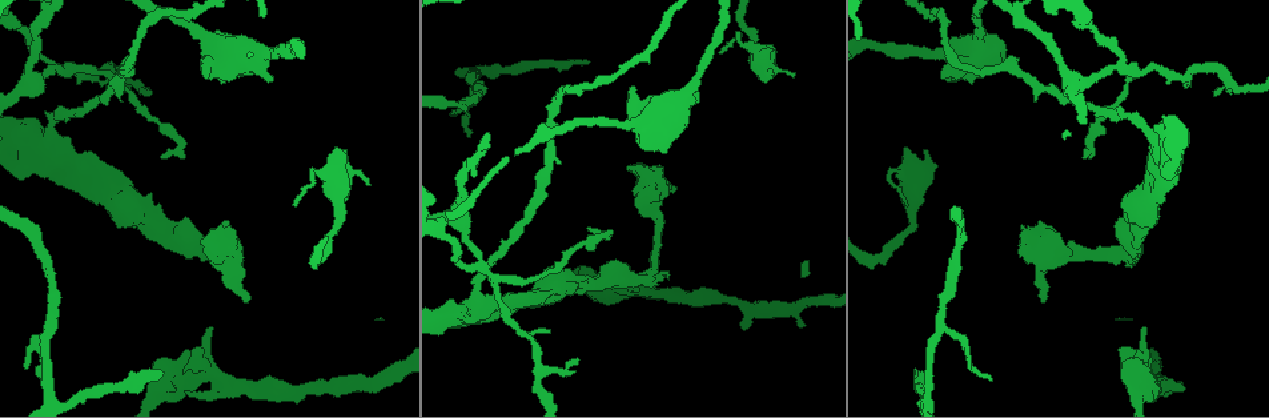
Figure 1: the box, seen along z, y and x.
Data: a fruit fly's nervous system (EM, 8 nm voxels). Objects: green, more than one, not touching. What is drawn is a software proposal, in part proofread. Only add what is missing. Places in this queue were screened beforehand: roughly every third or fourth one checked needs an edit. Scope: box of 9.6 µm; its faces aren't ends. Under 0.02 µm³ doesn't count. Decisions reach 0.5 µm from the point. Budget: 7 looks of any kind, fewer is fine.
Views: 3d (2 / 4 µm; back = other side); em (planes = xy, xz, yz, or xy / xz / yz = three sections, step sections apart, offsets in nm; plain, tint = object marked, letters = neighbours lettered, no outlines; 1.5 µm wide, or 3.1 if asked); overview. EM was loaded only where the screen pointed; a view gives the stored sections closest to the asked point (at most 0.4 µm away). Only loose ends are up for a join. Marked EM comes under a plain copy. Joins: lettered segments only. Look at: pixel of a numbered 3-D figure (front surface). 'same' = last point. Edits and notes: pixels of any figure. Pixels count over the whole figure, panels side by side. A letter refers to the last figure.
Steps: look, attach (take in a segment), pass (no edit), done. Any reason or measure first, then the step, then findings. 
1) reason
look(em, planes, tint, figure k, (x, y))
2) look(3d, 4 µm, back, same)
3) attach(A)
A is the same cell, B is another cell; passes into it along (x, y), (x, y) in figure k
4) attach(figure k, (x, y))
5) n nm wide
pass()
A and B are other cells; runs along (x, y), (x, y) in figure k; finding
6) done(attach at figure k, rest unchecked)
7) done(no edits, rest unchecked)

look(em, planes, letters, figure 1, (368, 181))

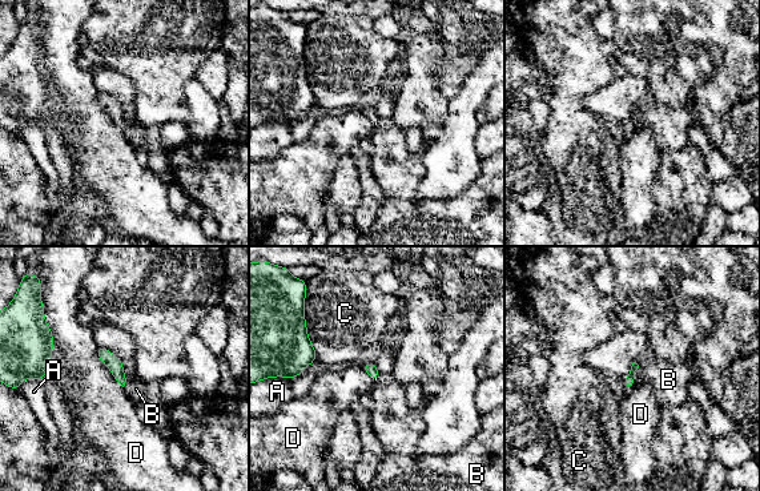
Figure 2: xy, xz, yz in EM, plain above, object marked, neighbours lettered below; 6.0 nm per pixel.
pass()
A, B, C and D are other cells; border along (639, 366), (635, 371), (634, 383) in figure 2; none of them fits

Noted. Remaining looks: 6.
branch stops here
look(em, xy, step 8, tint, figure 1, (1146, 330))

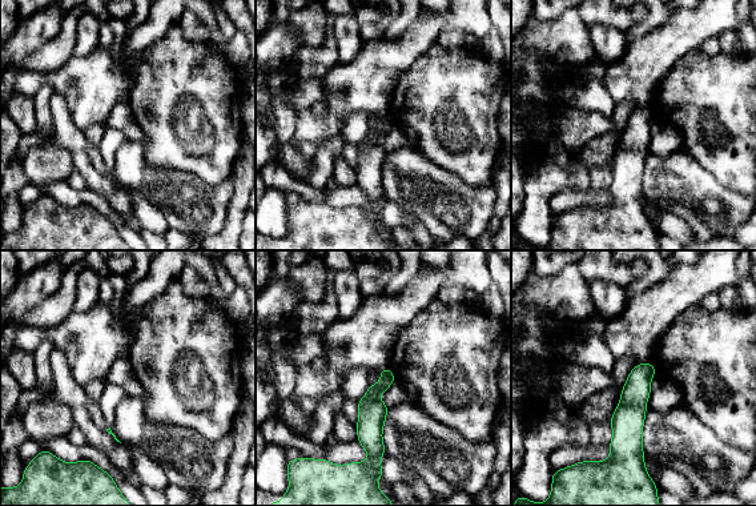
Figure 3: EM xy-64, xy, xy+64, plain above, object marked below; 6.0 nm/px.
look(em, planes, letters, same)

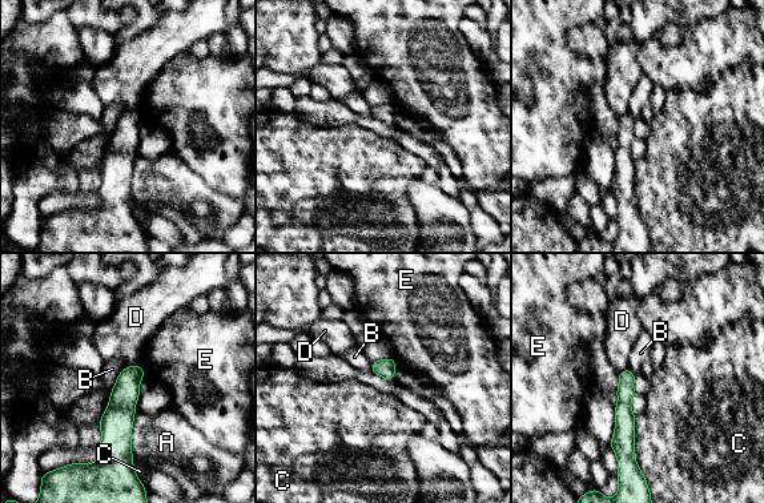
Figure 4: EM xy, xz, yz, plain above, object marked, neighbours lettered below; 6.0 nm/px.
C touches over 340 nm
pass()
A, B, C, D and E are other cells; border along (127, 366), (115, 381) in figure 4; none of them fits

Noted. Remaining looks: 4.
branch stops here
look(3d, 4 µm, figure 1, (1183, 390))

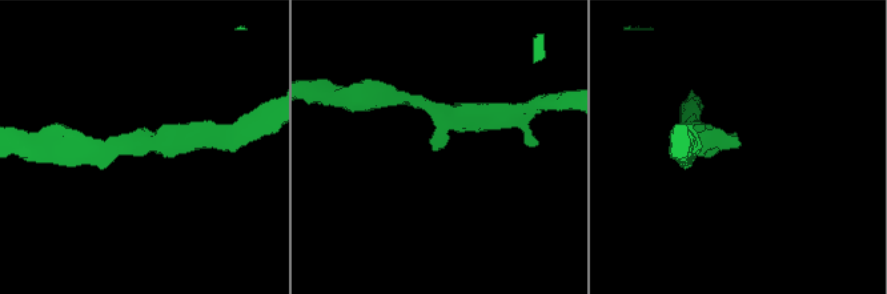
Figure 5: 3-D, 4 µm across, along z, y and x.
arms of 190, 320 nm; now the EM
look(em, 3.1 µm, xy, step 8, letters, figure 5, (739, 144))

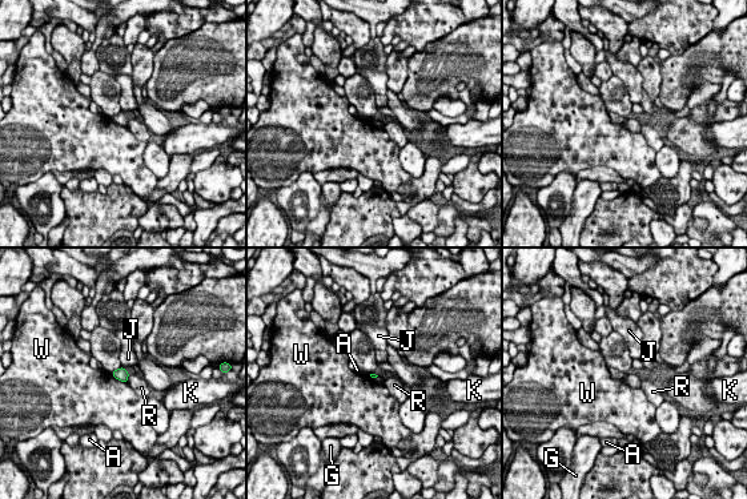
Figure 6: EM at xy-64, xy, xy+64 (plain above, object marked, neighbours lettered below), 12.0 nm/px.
look(em, 3.1 µm, planes, letters, same)

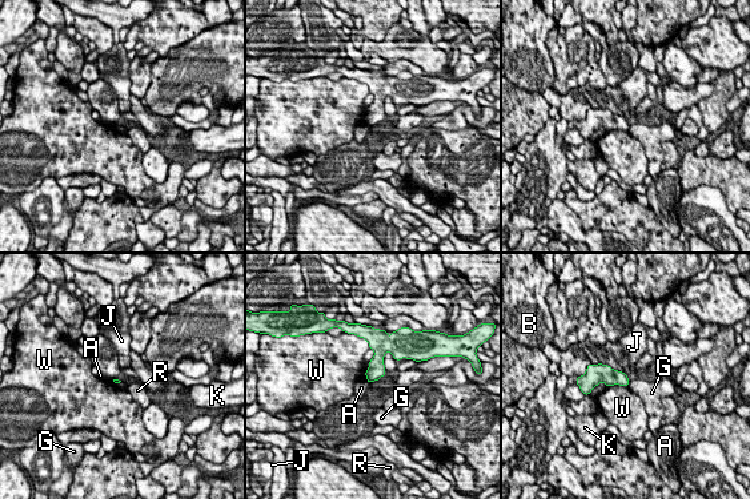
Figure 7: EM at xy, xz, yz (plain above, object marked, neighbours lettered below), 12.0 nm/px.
pass()
A, B, G, J, K, R and W are other cells; border along (630, 381), (626, 386) in figure 7; no lettered segment goes on from it

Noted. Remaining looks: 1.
done(no edits, rest unchecked)

